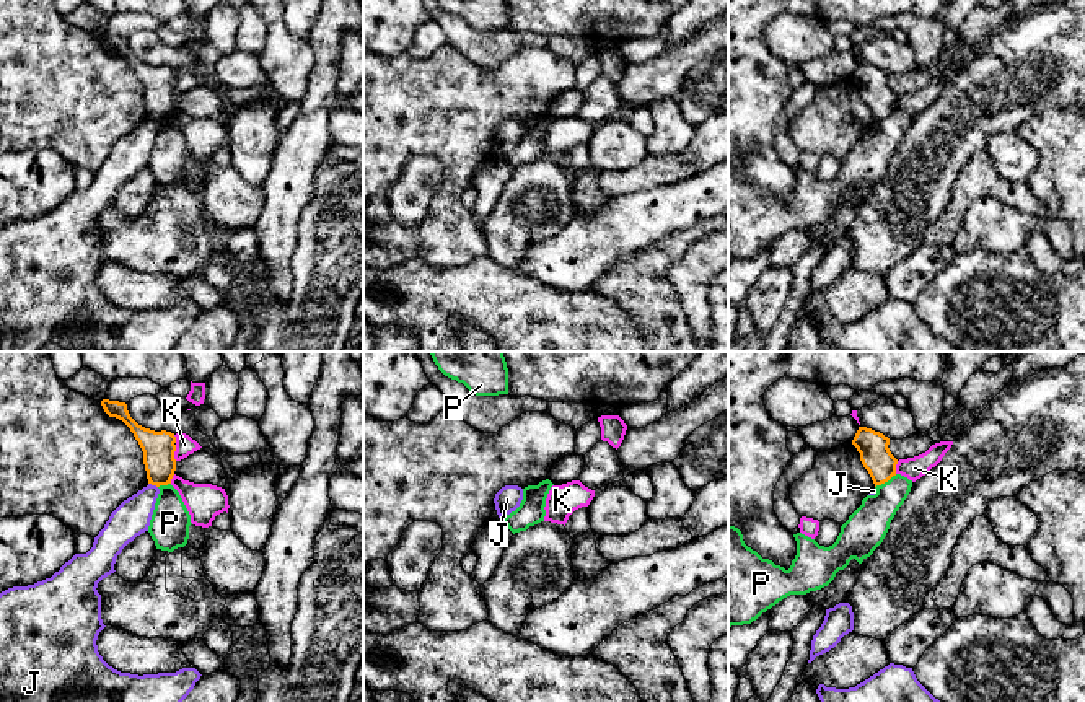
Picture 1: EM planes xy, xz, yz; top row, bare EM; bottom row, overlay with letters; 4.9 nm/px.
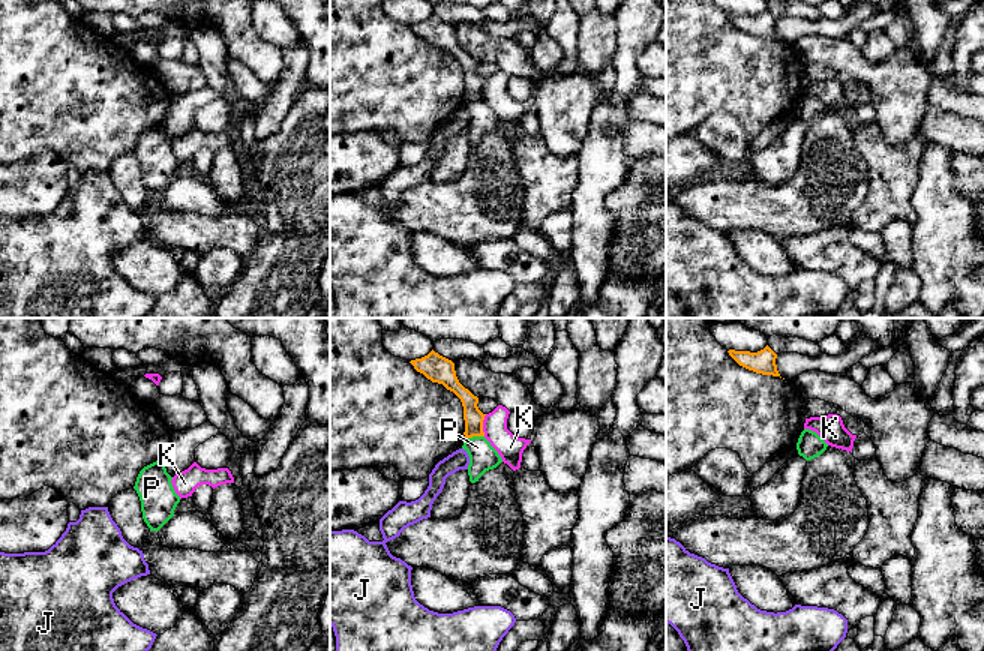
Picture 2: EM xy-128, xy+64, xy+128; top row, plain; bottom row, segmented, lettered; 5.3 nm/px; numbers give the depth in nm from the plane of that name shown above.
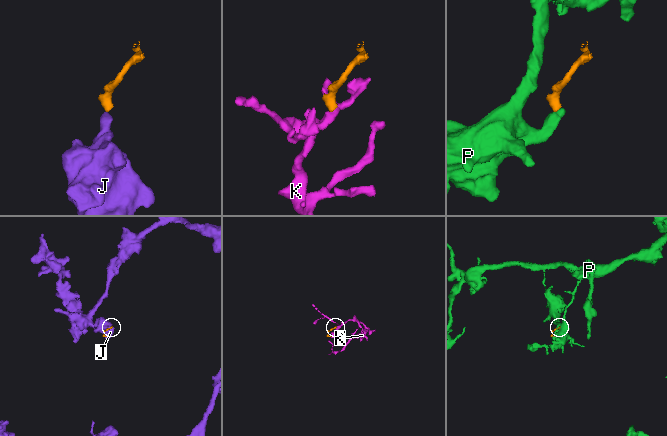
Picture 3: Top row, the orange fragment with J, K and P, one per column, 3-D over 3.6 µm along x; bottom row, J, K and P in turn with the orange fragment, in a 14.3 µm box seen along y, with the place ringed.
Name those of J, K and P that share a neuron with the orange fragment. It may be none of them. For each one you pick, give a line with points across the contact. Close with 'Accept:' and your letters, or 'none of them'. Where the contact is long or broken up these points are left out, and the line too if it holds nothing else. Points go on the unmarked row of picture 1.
Accept: none of them

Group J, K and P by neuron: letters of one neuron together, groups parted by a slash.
J / K / P

